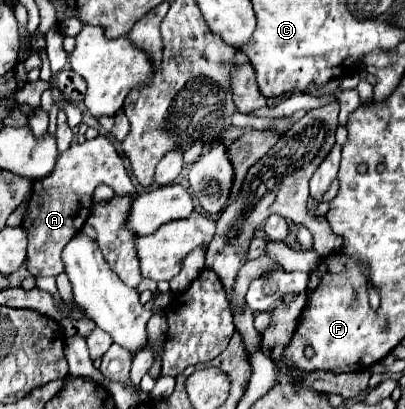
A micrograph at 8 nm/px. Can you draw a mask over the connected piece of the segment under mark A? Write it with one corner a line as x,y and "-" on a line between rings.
102,135
92,141
84,141
82,145
72,143
66,153
58,155
54,171
44,179
34,181
34,195
30,199
28,213
22,223
28,233
28,271
34,277
56,277
64,271
60,259
62,247
74,237
74,233
82,229
92,207
92,191
98,185
110,185
116,195
136,193
114,143

